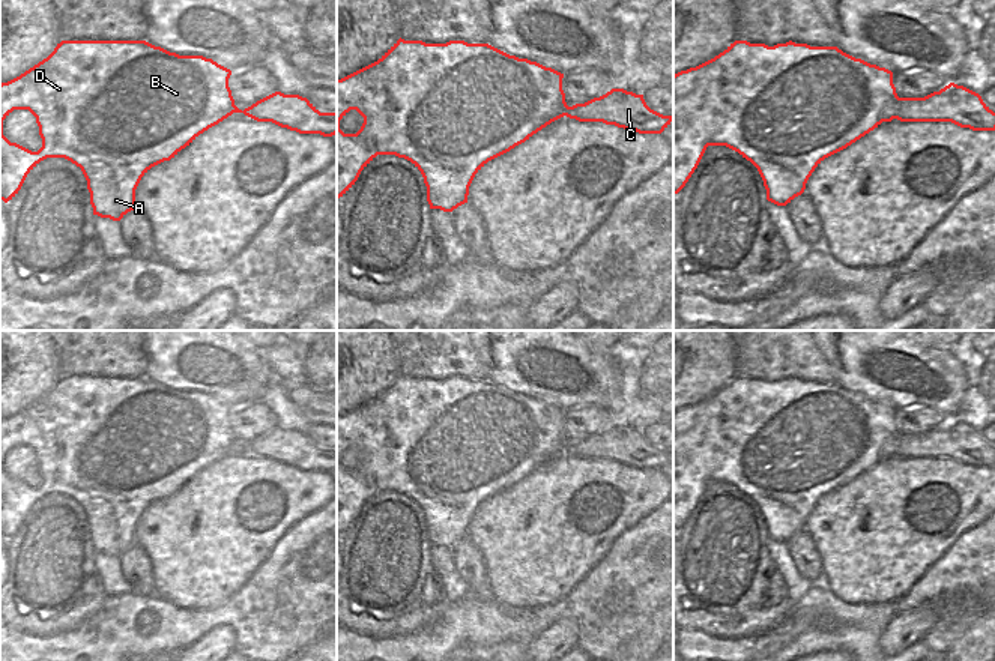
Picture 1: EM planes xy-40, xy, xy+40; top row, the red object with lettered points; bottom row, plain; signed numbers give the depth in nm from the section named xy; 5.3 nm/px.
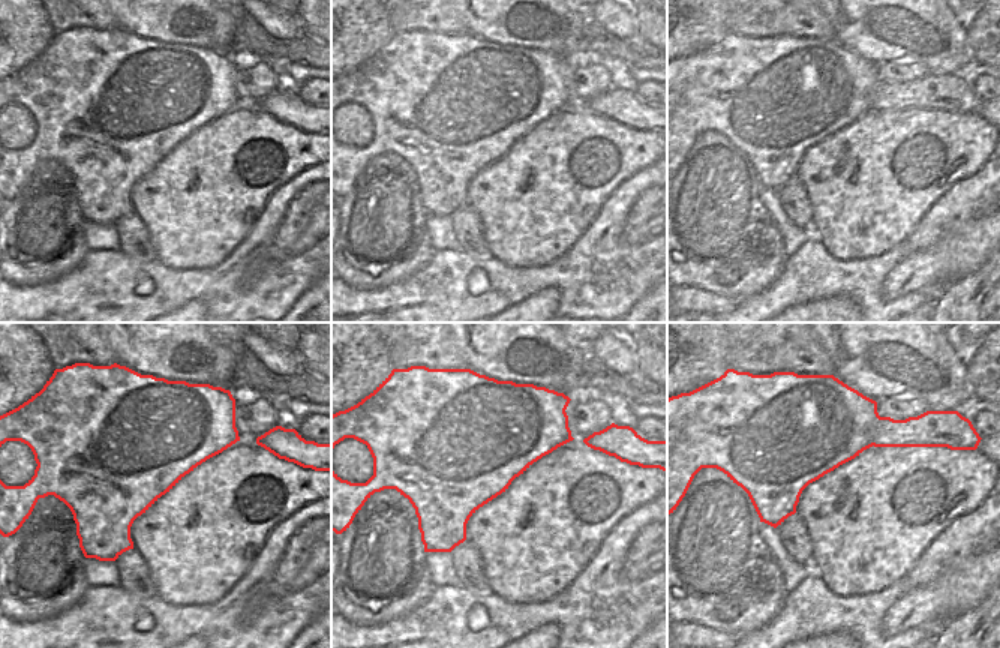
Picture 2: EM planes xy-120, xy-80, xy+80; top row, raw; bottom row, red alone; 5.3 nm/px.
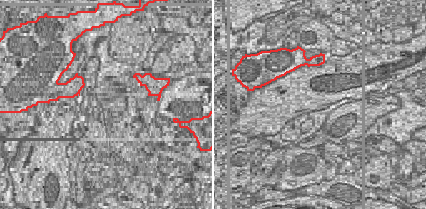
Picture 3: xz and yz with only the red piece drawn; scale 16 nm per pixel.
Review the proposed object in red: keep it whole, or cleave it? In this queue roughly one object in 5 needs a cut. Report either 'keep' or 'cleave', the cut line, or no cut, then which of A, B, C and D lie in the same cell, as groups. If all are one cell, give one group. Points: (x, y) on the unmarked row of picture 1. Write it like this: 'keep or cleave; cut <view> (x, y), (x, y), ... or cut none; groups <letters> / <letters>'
cleave; cut xy+40 (899, 434), (893, 442), (892, 454); groups A B D / C

